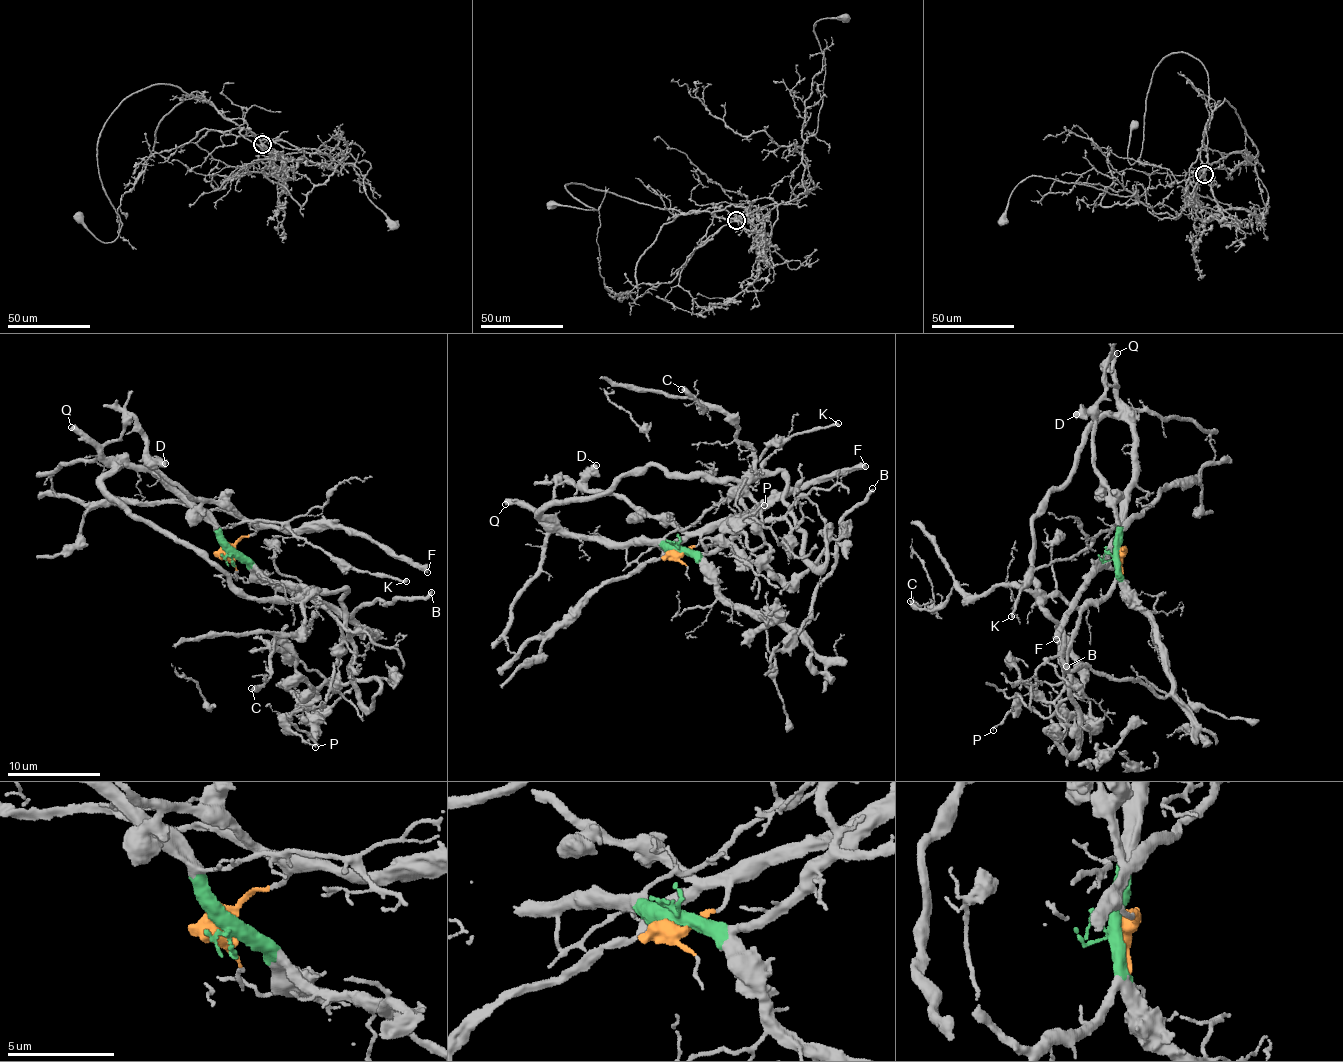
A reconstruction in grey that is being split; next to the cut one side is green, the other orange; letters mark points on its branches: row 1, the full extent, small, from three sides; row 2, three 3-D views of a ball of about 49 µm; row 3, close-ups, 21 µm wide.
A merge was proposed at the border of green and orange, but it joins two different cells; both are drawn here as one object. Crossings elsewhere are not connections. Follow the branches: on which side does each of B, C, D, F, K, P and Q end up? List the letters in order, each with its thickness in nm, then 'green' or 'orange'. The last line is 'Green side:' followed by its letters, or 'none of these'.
B: calibre 300 nm; green
C: calibre 440 nm; green
D: calibre 600 nm; orange
F: calibre 550 nm; orange
K: calibre 200 nm; green
P: calibre 140 nm; green
Q: calibre 480 nm; green
Green side: B, C, K, P, Q

